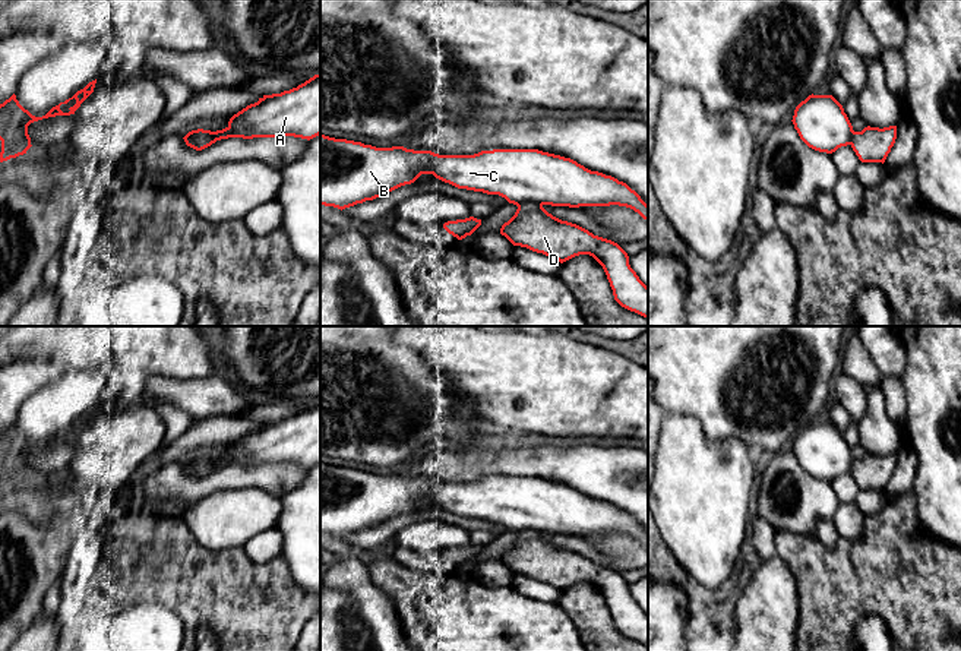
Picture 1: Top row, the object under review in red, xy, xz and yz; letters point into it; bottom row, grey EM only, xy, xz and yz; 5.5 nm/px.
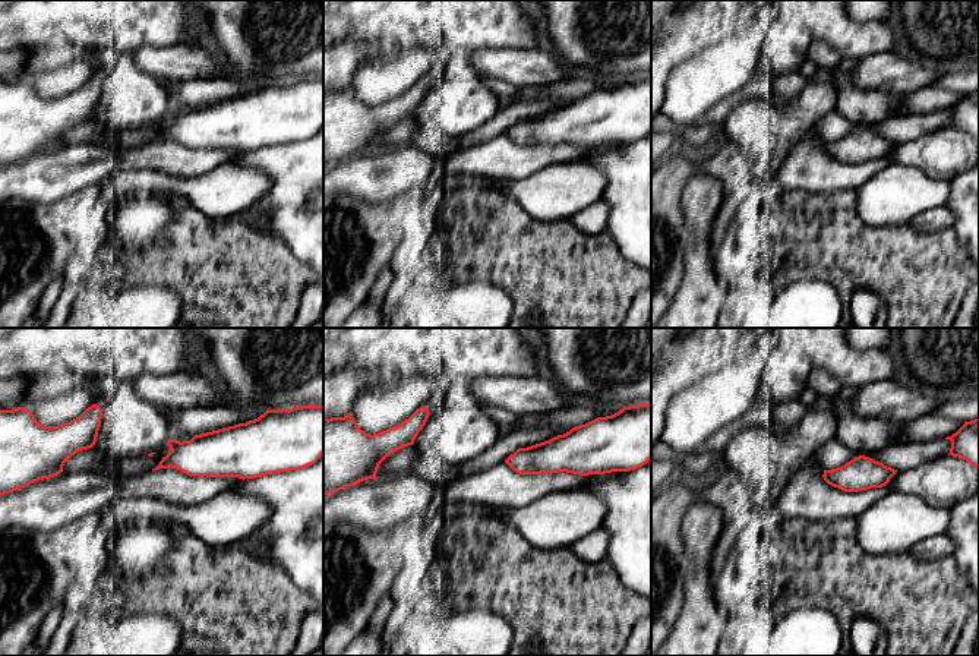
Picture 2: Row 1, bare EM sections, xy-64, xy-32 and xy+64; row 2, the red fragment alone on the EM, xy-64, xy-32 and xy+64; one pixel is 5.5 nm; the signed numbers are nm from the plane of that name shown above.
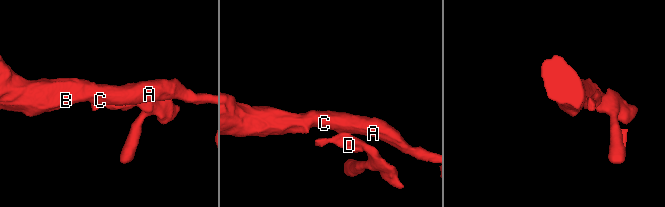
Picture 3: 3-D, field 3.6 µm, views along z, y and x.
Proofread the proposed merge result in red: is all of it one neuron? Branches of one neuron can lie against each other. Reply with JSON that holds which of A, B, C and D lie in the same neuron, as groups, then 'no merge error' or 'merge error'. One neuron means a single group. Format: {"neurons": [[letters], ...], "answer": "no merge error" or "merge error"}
{"neurons": [["A", "B", "C"], ["D"]], "answer": "merge error"}

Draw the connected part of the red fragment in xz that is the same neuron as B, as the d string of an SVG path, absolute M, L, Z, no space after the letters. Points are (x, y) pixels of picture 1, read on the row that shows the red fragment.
M320 133L320 205L342 211L411 184L421 174L433 174L458 189L499 195L513 205L535 203L569 208L619 205L633 209L648 221L648 205L626 183L591 171L560 155L538 149L493 149L474 155L439 155L404 146L376 148Z

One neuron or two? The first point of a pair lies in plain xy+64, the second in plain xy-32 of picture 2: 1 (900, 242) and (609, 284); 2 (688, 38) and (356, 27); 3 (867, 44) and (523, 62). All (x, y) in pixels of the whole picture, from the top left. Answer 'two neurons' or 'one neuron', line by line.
1: one neuron
2: two neurons
3: two neurons

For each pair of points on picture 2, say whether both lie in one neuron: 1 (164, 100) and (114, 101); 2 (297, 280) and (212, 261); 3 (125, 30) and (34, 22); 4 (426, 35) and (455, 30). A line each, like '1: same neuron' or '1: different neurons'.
1: same neuron
2: same neuron
3: same neuron
4: same neuron

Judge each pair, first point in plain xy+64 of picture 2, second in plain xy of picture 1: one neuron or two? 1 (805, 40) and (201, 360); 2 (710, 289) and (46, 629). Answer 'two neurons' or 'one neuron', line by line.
1: two neurons
2: one neuron

